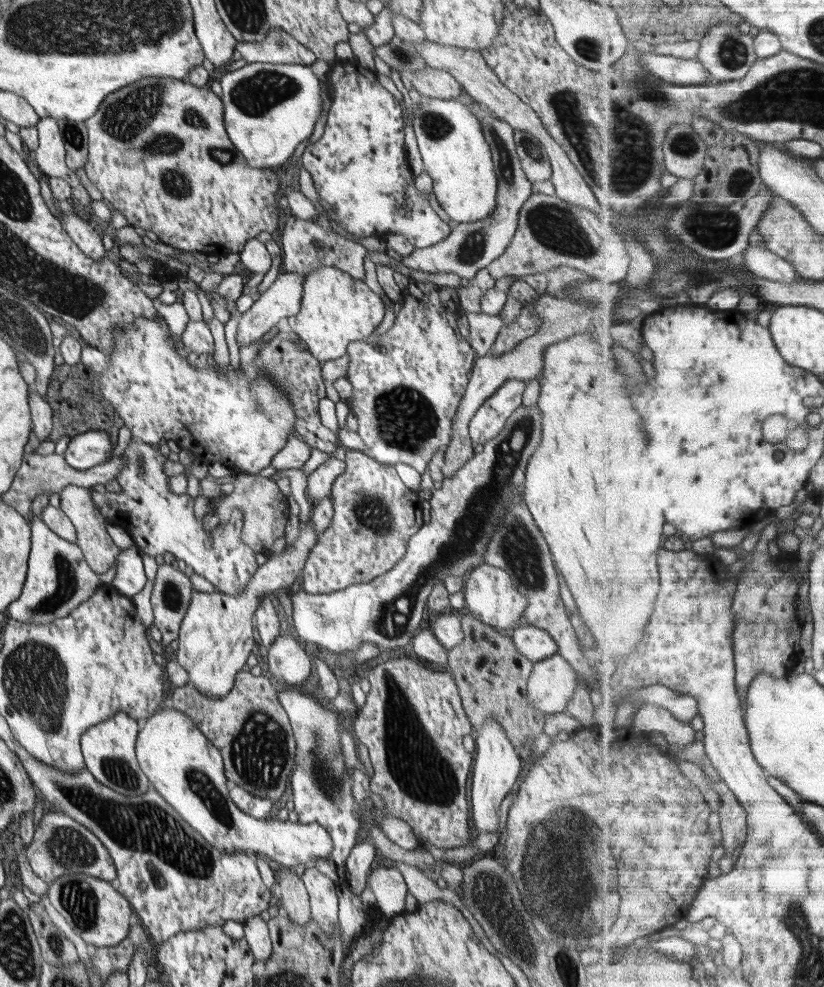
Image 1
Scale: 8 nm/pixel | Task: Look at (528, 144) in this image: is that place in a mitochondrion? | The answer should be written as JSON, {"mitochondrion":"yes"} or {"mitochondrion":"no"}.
{"mitochondrion":"yes"}

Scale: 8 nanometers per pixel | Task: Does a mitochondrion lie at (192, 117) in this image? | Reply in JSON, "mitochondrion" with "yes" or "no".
{"mitochondrion":"yes"}

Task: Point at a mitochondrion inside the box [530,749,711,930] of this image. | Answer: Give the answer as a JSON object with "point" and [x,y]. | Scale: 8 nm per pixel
{"point":[589,865]}

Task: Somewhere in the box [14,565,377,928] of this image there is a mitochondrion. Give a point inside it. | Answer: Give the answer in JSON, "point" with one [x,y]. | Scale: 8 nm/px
{"point":[161,836]}

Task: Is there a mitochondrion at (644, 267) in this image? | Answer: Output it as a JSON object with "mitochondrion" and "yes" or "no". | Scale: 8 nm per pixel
{"mitochondrion":"no"}

